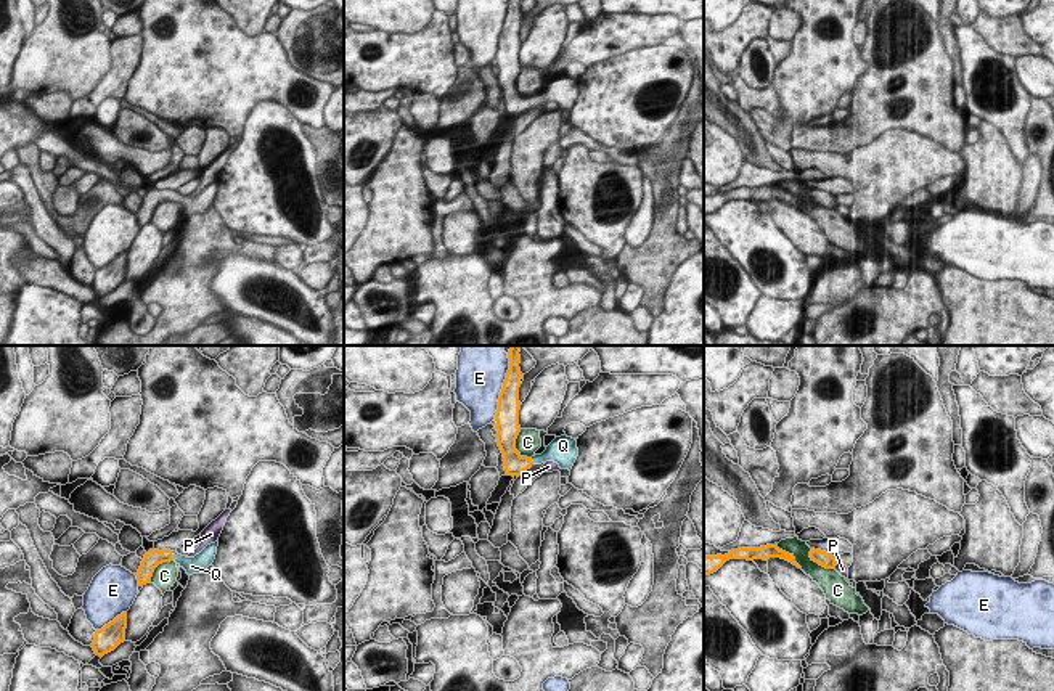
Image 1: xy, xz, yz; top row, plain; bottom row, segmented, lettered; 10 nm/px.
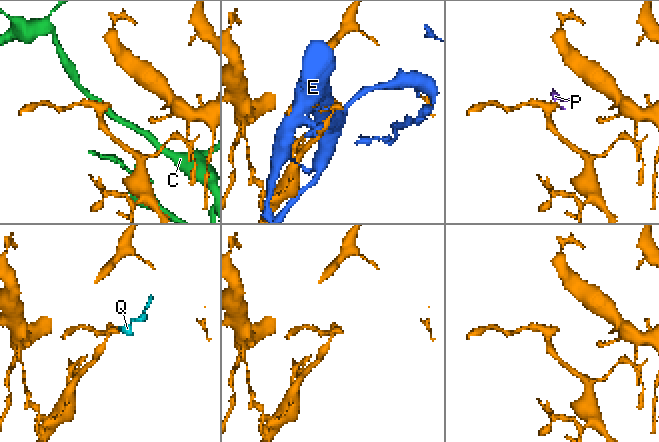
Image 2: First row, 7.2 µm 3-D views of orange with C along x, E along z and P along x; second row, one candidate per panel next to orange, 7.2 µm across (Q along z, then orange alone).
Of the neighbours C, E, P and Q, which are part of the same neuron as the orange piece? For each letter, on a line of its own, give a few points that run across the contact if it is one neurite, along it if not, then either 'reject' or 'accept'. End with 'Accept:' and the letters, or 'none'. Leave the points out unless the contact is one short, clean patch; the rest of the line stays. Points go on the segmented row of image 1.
C: reject
E: reject
P: yz (837, 564), (833, 568) | reject
Q: xy (153, 558), (172, 556), (195, 564) | accept
Accept: Q

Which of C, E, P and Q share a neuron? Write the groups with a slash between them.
C / E P / Q

